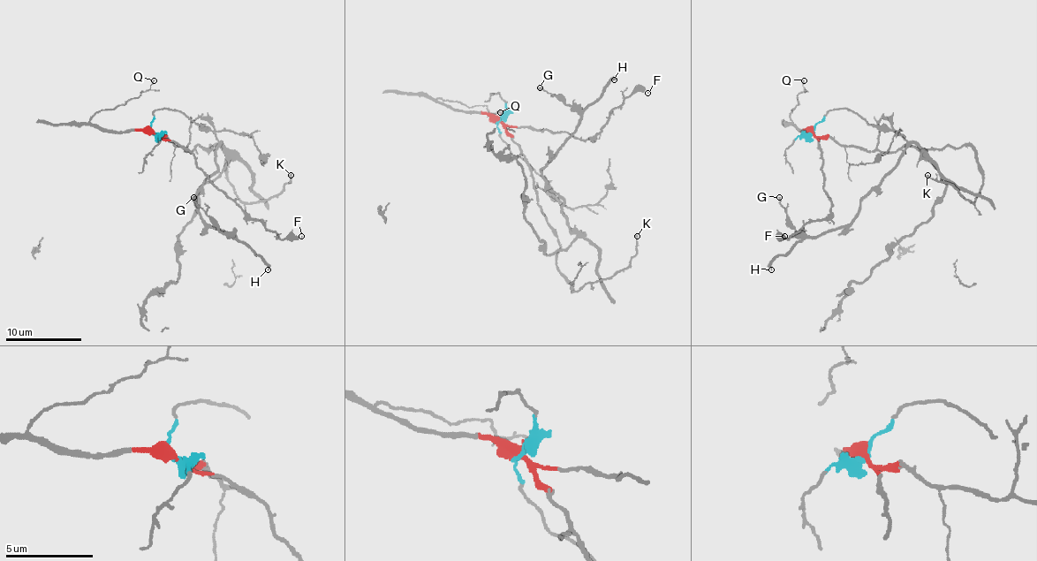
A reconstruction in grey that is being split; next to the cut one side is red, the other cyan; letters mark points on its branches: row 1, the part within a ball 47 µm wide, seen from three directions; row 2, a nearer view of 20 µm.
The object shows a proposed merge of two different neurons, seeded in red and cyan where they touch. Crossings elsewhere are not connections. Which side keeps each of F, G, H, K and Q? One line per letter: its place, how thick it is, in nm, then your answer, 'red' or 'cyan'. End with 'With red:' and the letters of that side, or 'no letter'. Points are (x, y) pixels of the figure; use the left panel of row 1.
F: at (301, 236); 220 nm thick; red
G: at (193, 197); 160 nm thick; cyan
H: at (268, 269); 280 nm thick; cyan
K: at (291, 175); 150 nm thick; red
Q: at (154, 80); 130 nm thick; red
With red: F, K, Q

